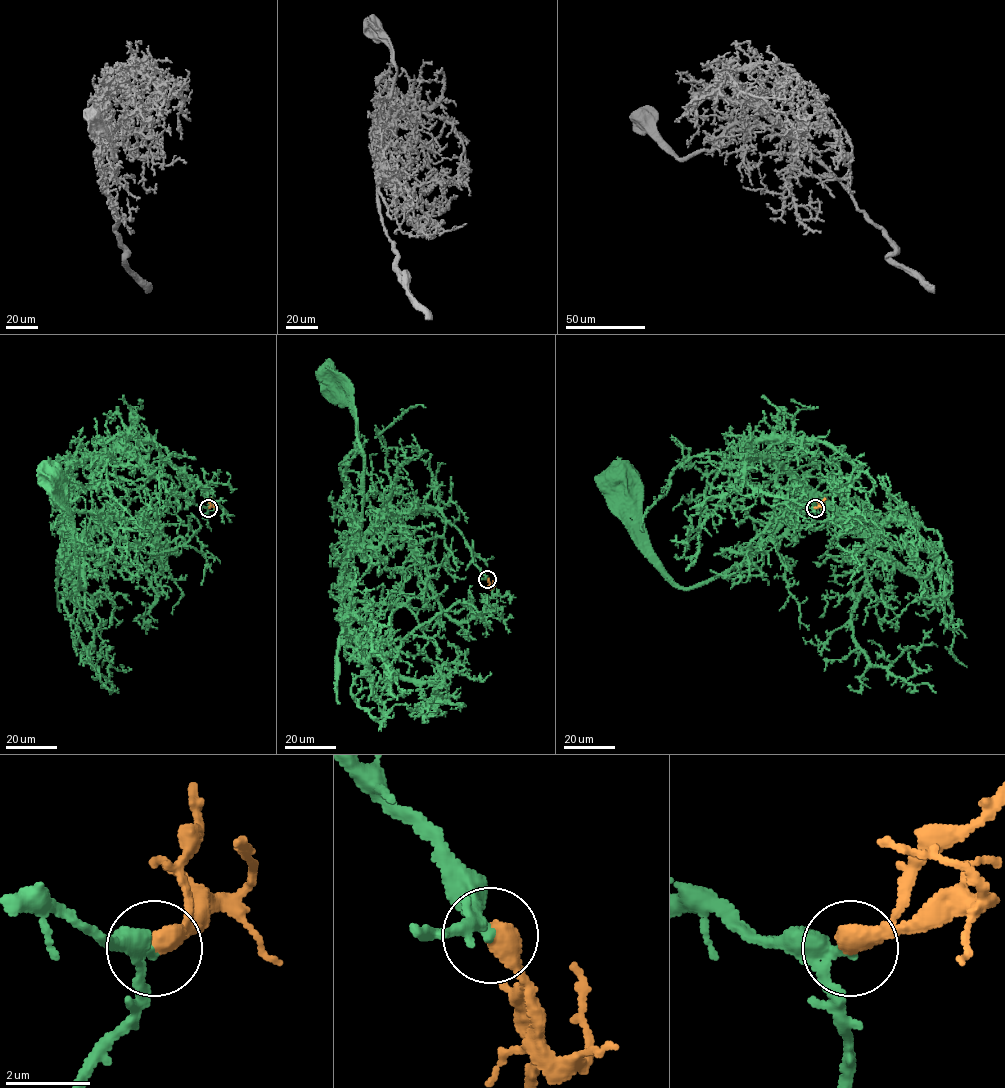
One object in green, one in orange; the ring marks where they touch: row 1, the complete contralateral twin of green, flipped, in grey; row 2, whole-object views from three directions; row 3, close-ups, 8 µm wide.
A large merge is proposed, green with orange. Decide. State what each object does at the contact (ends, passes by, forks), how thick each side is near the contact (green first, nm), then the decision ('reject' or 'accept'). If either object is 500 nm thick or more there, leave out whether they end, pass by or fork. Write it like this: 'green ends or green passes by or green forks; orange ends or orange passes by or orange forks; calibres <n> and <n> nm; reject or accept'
calibres 280 and 550 nm; accept

